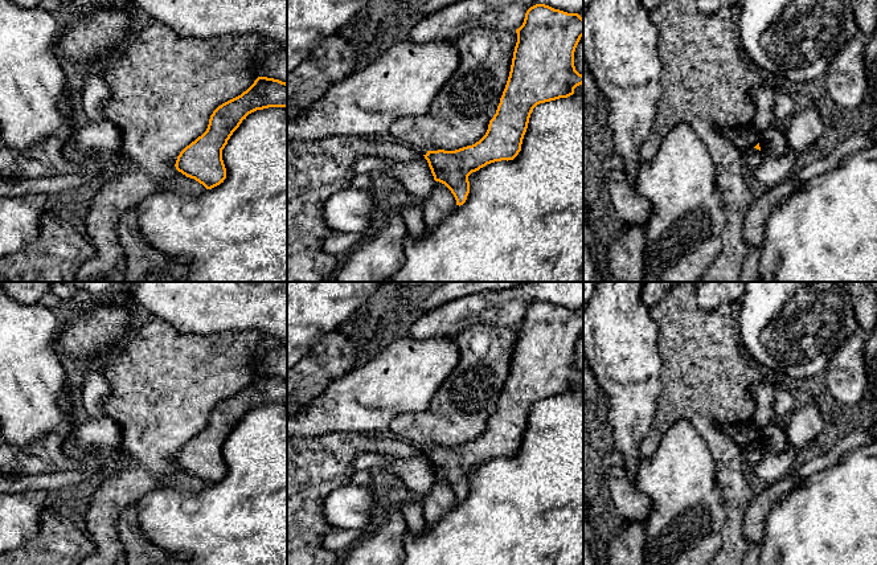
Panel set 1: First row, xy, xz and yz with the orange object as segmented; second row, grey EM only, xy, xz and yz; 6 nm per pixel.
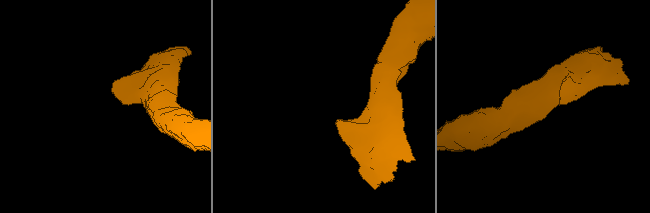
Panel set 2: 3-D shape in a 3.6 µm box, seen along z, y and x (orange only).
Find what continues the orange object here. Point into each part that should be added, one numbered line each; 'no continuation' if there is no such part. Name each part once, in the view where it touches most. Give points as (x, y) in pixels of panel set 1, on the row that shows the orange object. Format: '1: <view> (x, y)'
no continuation

